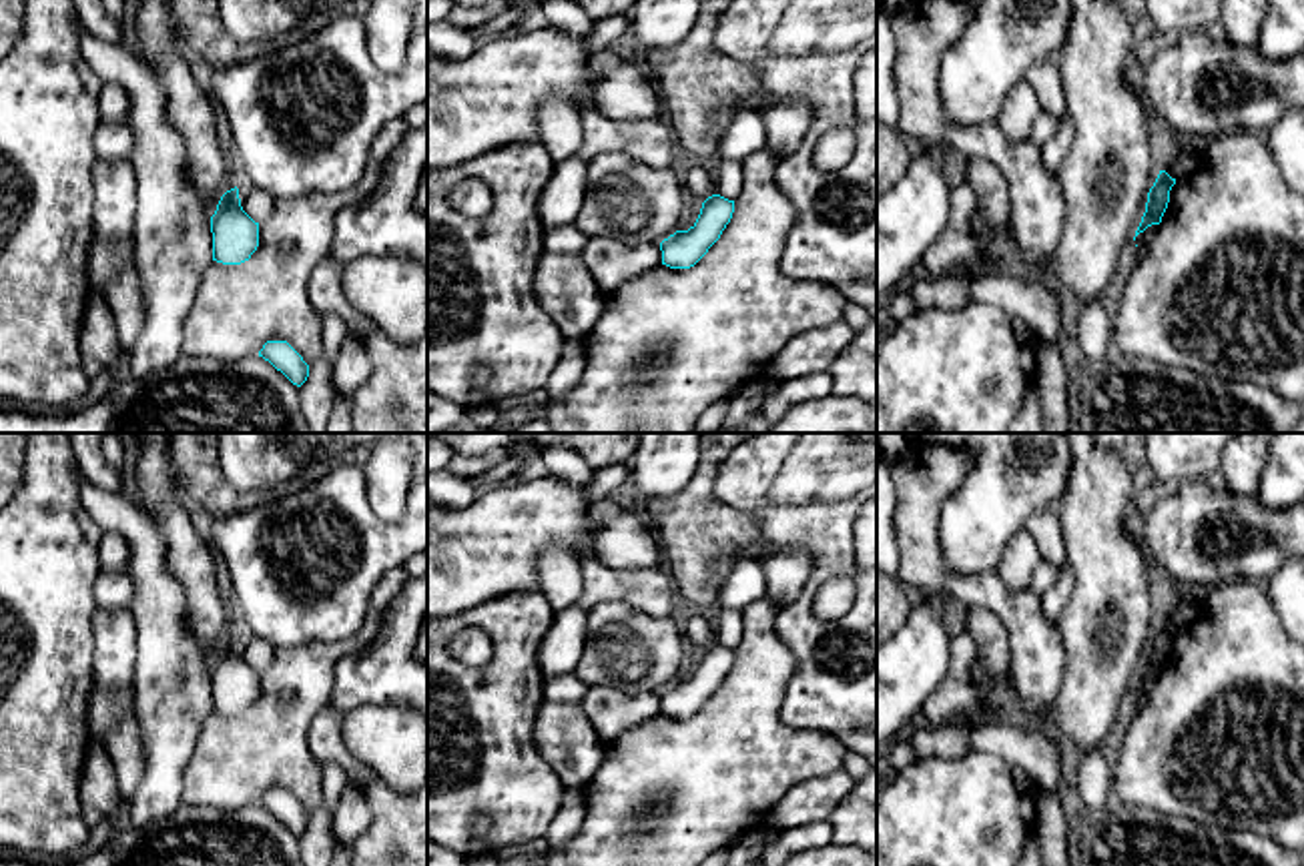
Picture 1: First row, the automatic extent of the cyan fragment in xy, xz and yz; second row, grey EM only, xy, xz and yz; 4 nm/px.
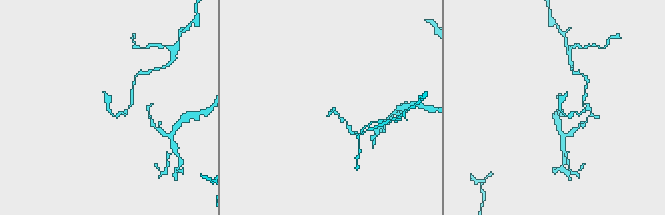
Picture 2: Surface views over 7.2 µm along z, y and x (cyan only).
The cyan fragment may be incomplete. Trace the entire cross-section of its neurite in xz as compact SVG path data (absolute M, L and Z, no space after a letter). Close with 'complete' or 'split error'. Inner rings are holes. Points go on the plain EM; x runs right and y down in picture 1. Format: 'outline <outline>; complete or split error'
outline M712 643L702 652L696 672L688 680L676 680L660 692L662 714L670 718L694 716L720 688L730 672L734 650Z; complete

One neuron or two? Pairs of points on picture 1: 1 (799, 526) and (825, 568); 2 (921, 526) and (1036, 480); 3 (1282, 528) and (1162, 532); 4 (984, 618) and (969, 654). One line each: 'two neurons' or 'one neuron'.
1: one neuron
2: two neurons
3: one neuron
4: two neurons

